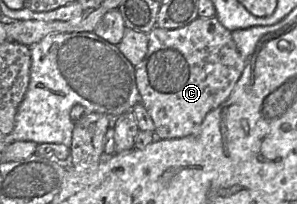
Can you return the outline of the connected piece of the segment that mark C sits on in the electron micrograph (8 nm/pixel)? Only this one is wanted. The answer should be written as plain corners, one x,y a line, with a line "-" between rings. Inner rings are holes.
198,16
188,25
173,30
162,29
155,26
148,34
148,36
148,51
143,61
135,67
135,73
137,88
141,96
141,102
148,110
155,125
155,131
153,132
155,135
155,139
174,139
197,135
200,131
201,124
205,119
206,115
211,110
222,104
232,92
237,80
239,79
242,71
244,70
245,62
247,59
244,59
238,52
236,45
232,39
231,31
225,28
215,16
211,18
201,18

